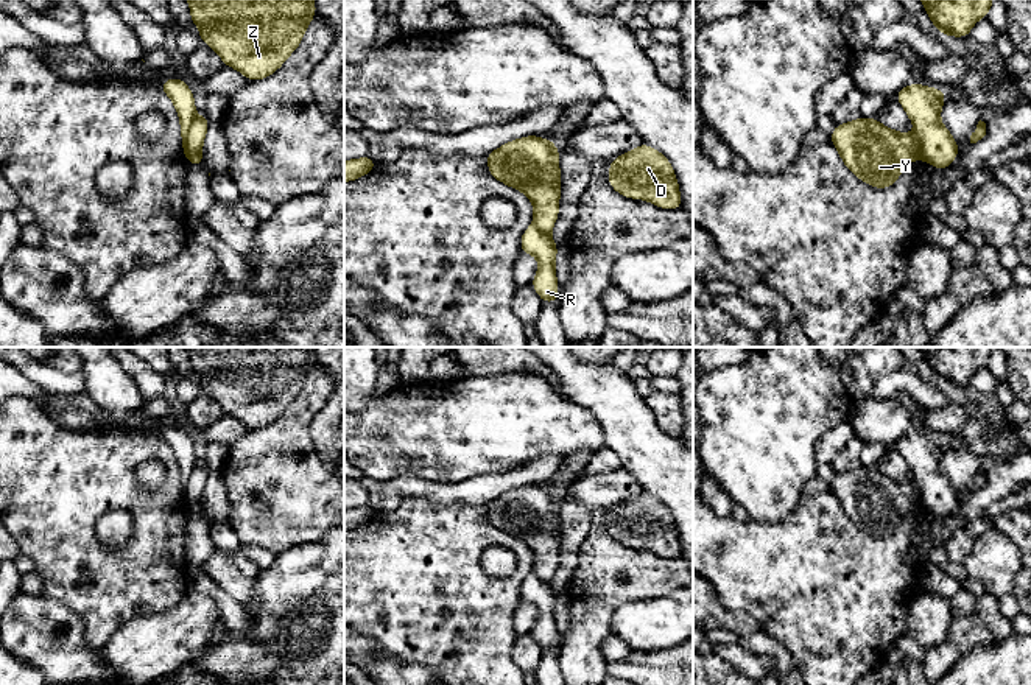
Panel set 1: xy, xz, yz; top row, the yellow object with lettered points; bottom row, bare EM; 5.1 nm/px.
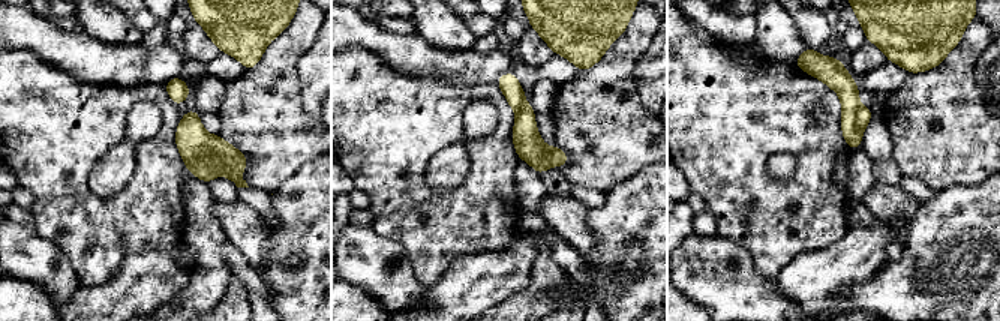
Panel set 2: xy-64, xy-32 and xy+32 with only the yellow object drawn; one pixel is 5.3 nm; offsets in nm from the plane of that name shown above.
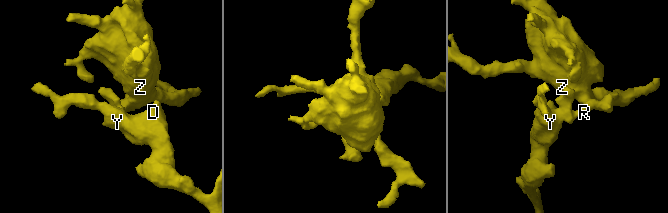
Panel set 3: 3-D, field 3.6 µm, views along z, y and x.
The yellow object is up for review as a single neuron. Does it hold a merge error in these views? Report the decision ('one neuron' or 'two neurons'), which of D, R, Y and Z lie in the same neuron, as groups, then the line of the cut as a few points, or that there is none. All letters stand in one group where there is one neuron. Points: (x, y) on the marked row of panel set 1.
two neurons; groups D Y / R Z; cut xy (197, 115), (189, 128), (184, 153)

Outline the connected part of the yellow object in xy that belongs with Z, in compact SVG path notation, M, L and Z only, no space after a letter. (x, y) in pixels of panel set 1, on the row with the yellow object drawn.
M187 0L190 20L199 30L199 37L216 51L224 65L237 68L249 81L259 81L273 75L288 56L299 47L305 30L316 16L315 0Z

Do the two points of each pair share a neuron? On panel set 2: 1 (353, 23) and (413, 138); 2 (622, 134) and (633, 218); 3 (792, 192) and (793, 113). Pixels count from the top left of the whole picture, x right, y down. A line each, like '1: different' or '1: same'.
1: different
2: different
3: same

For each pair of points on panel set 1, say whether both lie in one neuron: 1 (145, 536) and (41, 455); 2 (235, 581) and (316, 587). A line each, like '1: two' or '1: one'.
1: one
2: two

